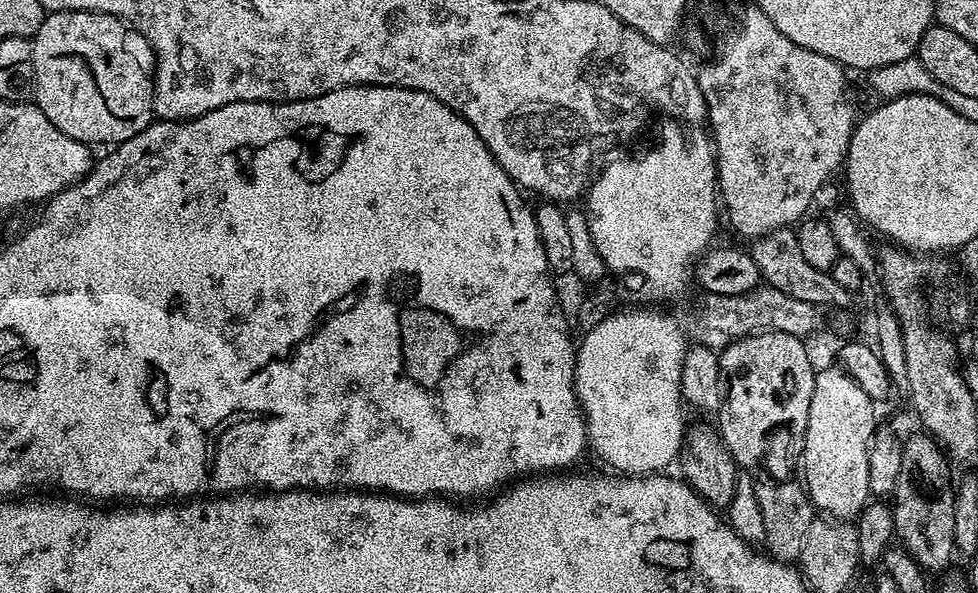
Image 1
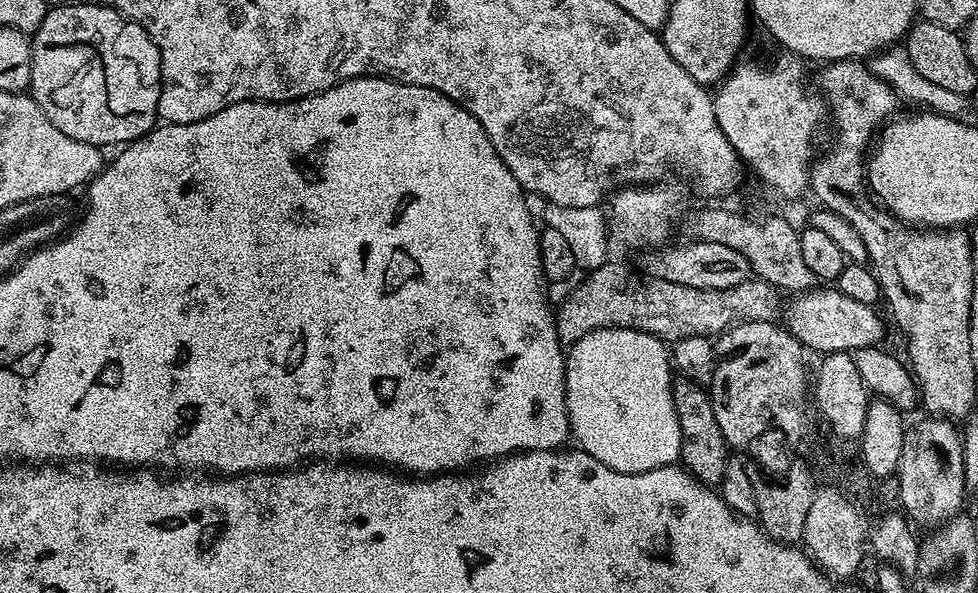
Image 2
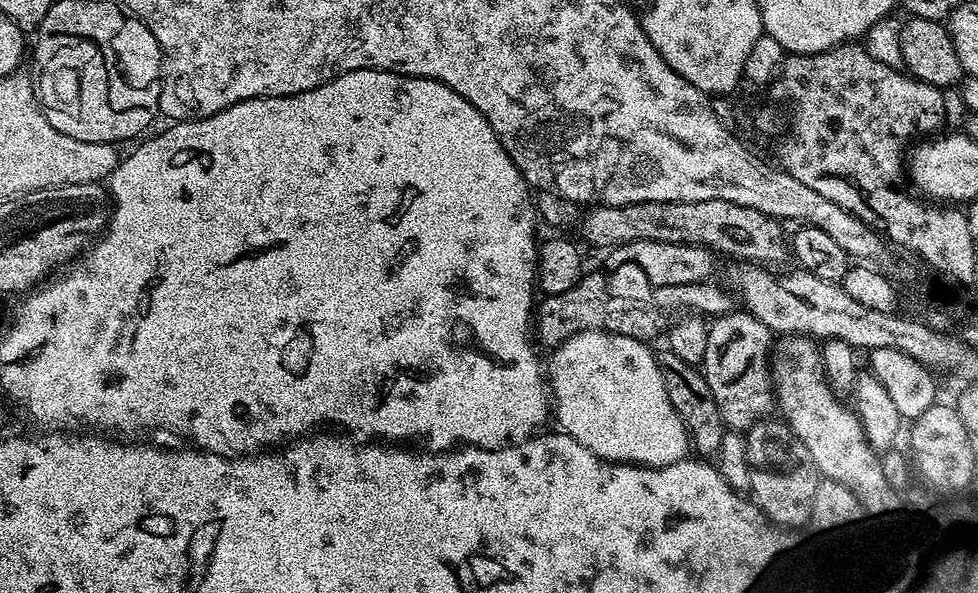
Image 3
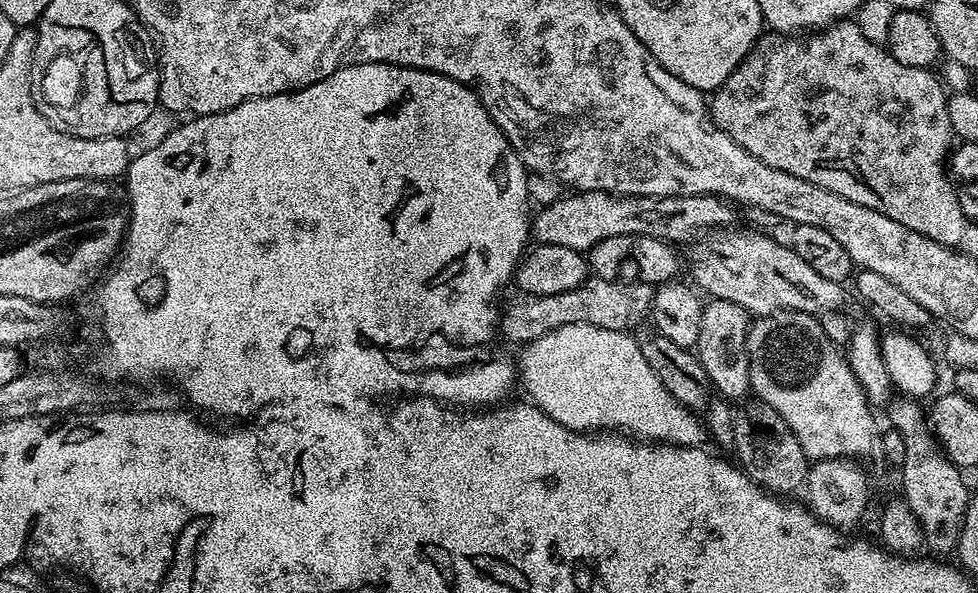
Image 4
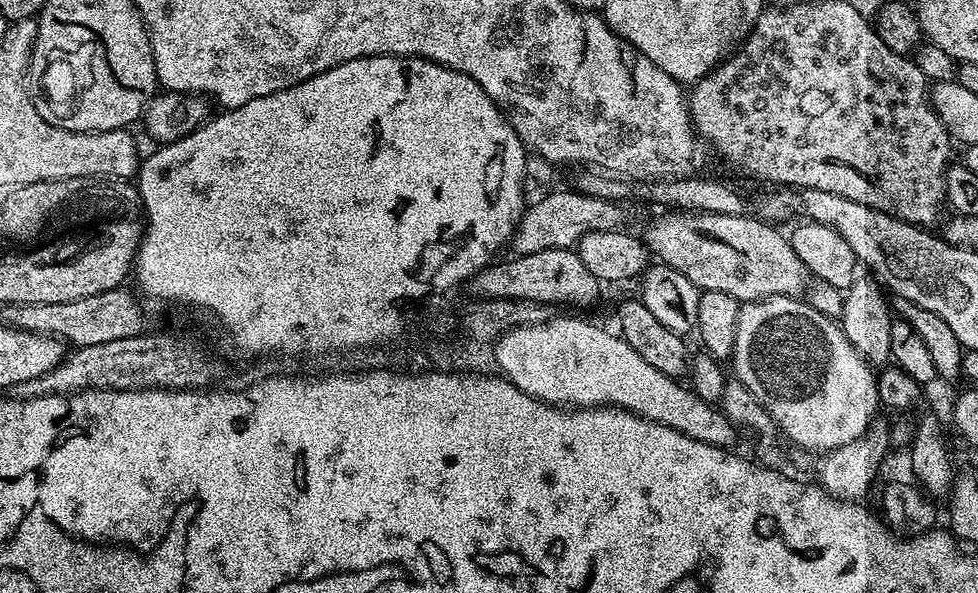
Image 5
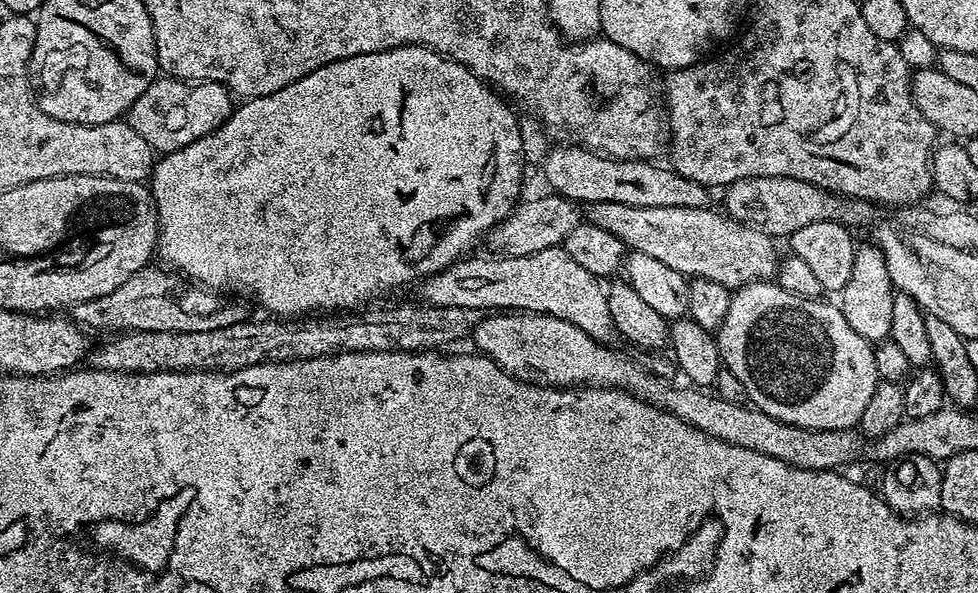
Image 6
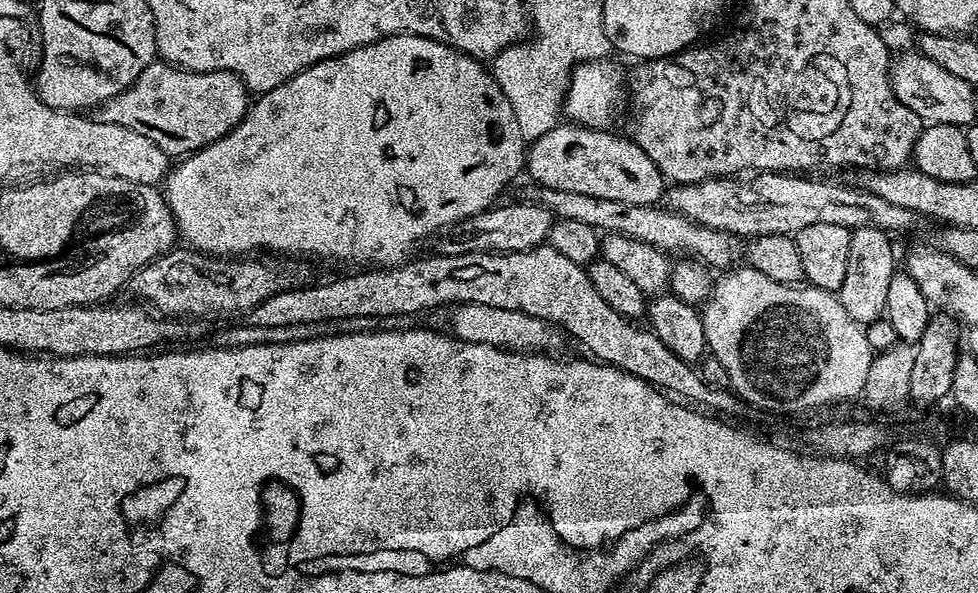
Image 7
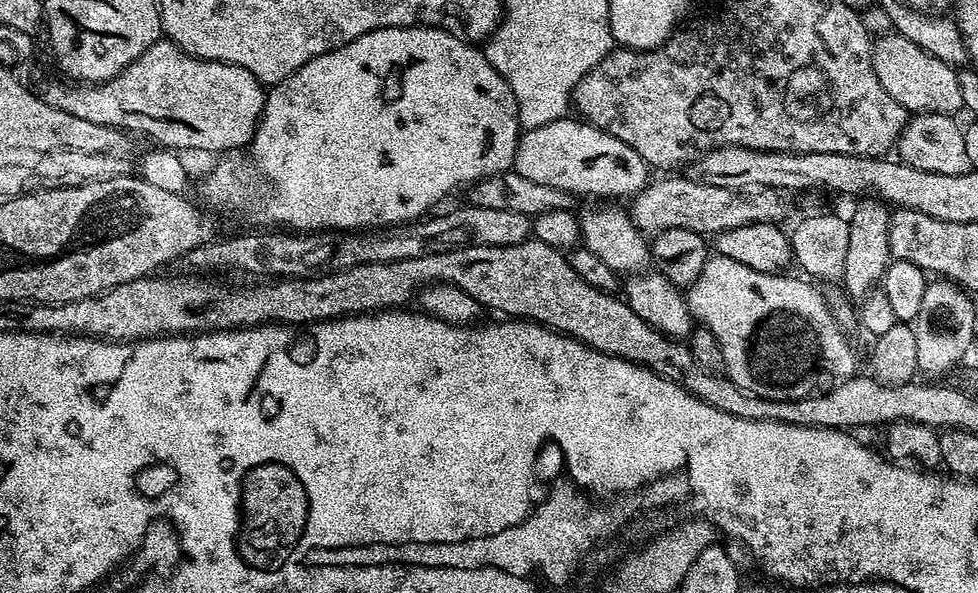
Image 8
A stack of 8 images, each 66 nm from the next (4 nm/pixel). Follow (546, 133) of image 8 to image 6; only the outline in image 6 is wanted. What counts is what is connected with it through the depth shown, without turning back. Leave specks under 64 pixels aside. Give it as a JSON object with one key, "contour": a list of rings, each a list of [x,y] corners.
{"contour":[[[560,144],[560,147],[553,147],[544,160],[542,171],[547,182],[553,187],[555,193],[566,196],[573,202],[581,202],[587,205],[594,202],[622,202],[634,206],[682,206],[683,208],[696,209],[709,205],[709,189],[704,188],[700,183],[693,182],[688,178],[682,178],[669,167],[658,167],[657,163],[642,160],[615,160],[605,156],[593,149],[583,148],[580,145]]]}

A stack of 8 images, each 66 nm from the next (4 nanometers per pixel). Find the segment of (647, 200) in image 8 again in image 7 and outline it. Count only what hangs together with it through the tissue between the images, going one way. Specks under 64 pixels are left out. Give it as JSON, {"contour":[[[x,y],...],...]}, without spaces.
{"contour":[[[761,172],[755,176],[746,176],[743,178],[727,178],[727,177],[716,177],[713,180],[703,180],[701,183],[690,183],[690,184],[677,184],[671,185],[664,194],[665,207],[672,212],[678,213],[680,216],[686,217],[688,220],[702,226],[706,226],[708,229],[716,229],[719,232],[730,233],[737,238],[753,238],[762,235],[795,235],[806,226],[814,226],[818,222],[830,222],[830,226],[842,226],[843,228],[853,230],[860,227],[878,227],[886,233],[895,234],[895,232],[904,232],[907,228],[915,226],[918,221],[918,215],[914,210],[906,210],[906,206],[894,206],[891,202],[886,202],[882,198],[878,198],[878,194],[870,194],[864,192],[861,188],[855,186],[849,186],[847,188],[844,184],[835,184],[832,180],[808,180],[807,178],[798,174],[791,173],[779,173],[779,172]]]}

